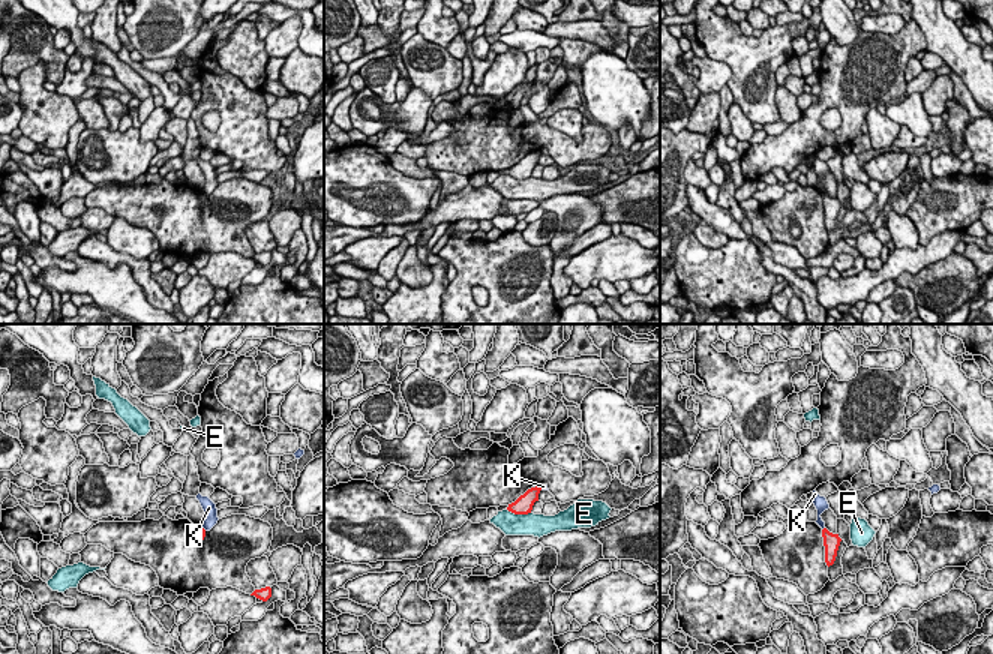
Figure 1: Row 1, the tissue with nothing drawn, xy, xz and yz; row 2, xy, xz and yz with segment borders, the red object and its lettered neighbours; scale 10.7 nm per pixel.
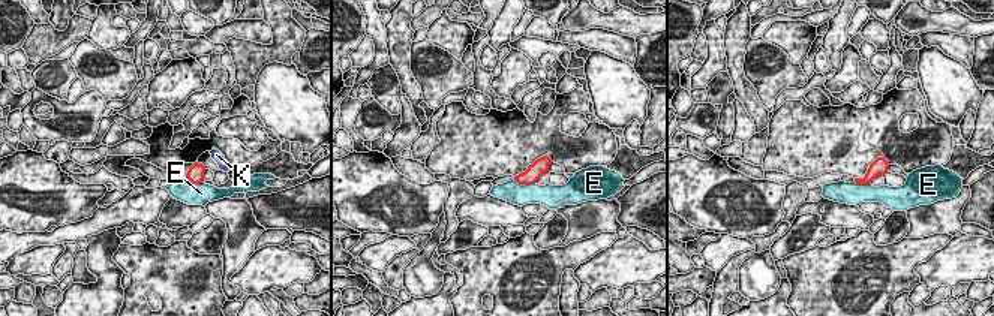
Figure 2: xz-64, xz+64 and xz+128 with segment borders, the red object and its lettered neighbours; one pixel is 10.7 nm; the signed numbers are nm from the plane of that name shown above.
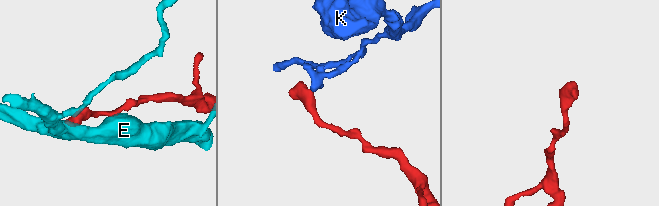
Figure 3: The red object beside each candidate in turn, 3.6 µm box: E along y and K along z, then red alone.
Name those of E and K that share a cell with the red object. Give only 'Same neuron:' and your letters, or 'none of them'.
Same neuron: none of them

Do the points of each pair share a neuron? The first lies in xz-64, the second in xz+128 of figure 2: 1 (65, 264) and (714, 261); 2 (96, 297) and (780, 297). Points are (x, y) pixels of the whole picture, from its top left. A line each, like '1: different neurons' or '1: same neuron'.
1: different neurons
2: same neuron

